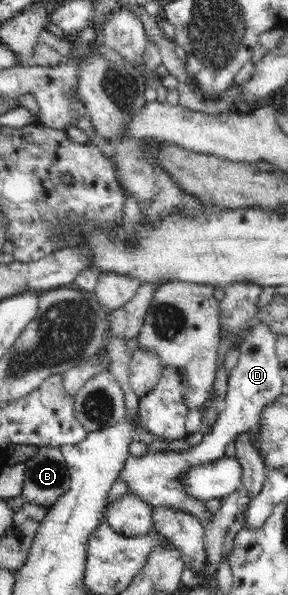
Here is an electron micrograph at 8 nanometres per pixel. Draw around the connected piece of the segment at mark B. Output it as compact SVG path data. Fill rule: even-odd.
M40 445L25 469L20 495L29 504L50 508L69 489L71 472L59 447Z

